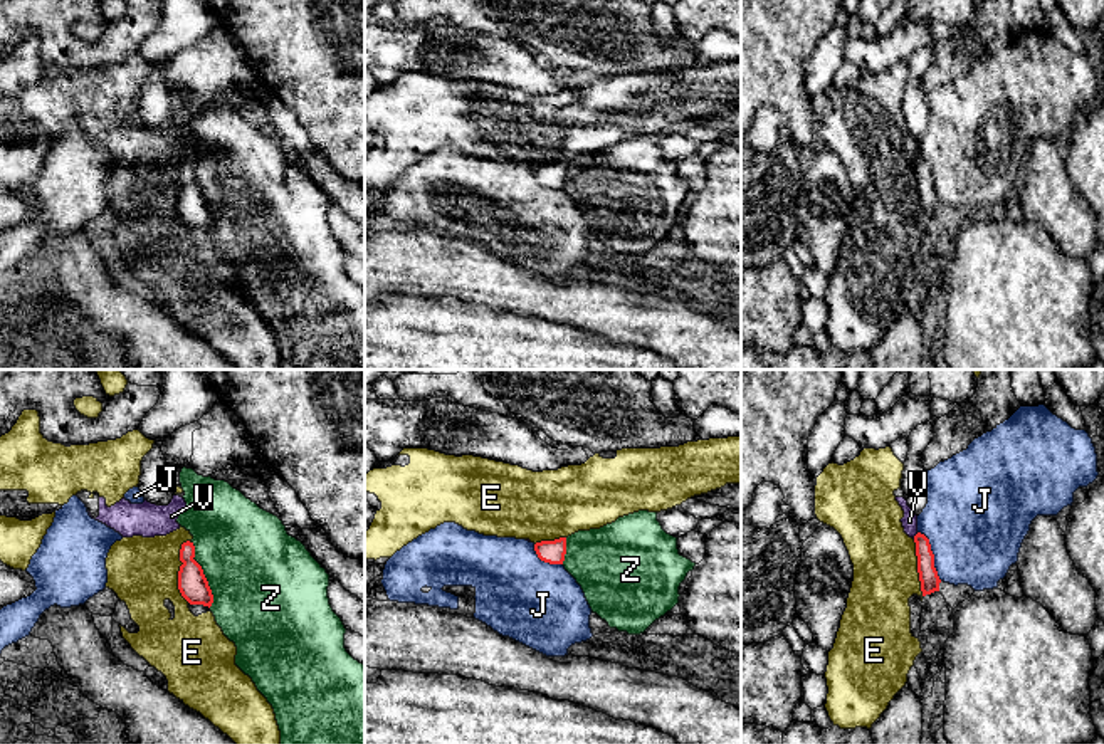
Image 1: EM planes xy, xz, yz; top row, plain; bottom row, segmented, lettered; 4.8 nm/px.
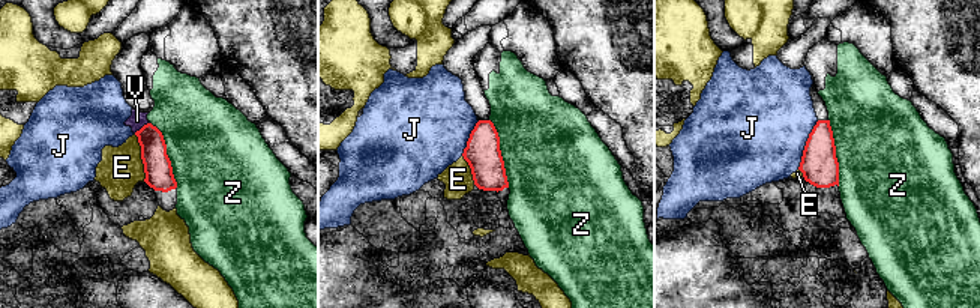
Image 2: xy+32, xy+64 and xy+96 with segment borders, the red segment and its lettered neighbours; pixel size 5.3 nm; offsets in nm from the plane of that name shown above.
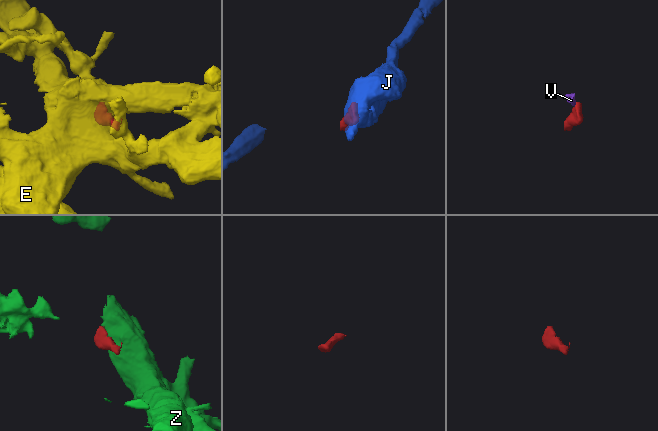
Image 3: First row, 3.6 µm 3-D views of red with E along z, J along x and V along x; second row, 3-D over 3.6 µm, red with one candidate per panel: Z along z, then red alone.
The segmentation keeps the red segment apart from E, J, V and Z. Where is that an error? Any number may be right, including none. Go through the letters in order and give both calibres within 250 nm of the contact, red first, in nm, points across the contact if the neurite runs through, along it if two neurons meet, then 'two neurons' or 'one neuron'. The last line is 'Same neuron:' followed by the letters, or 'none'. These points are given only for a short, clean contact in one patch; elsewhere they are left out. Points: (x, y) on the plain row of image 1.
E: 140 nm thick on the red side, 340 nm on the other; two neurons
J: 100 nm thick on the red side, 480 nm on the other; border along yz (918, 155), (928, 163), (933, 190), (941, 204); two neurons
V: 100 nm thick on the red side, 80 nm on the other; border along yz (918, 157), (913, 162); two neurons
Z: 140 nm thick on the red side, 460 nm on the other; two neurons
Same neuron: none

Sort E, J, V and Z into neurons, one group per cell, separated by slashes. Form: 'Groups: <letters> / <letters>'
Groups: E V / J / Z

